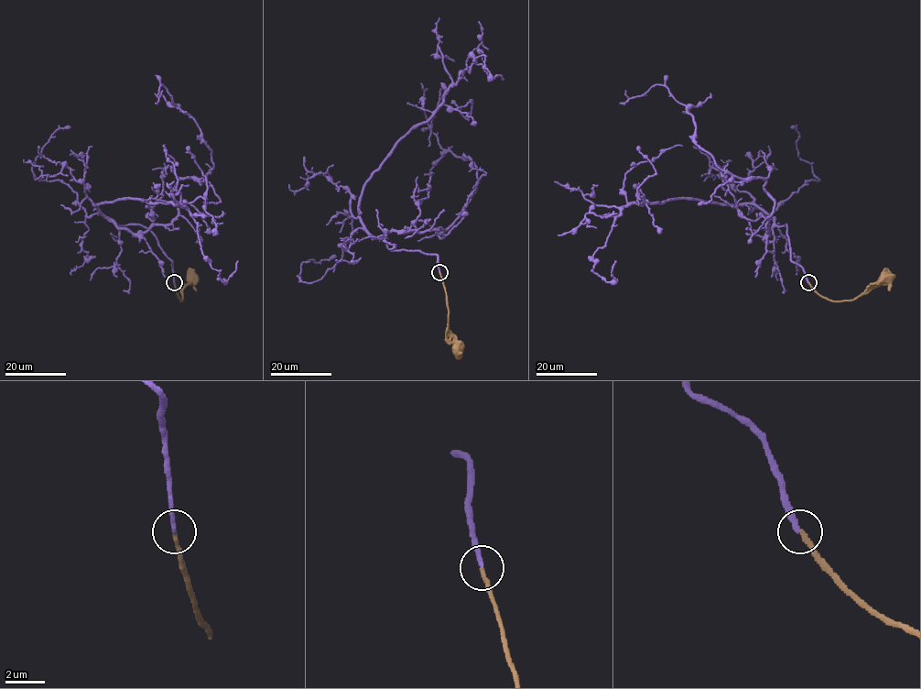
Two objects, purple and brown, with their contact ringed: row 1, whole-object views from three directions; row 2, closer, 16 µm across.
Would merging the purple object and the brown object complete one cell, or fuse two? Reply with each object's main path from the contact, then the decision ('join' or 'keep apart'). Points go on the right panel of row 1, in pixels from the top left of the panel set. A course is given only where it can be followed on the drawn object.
course purple (808, 283), (786, 224), (768, 233), (765, 180), (720, 169), (664, 85), (620, 103); course brown (808, 283), (829, 300), (846, 301), (861, 296), (884, 278); join

